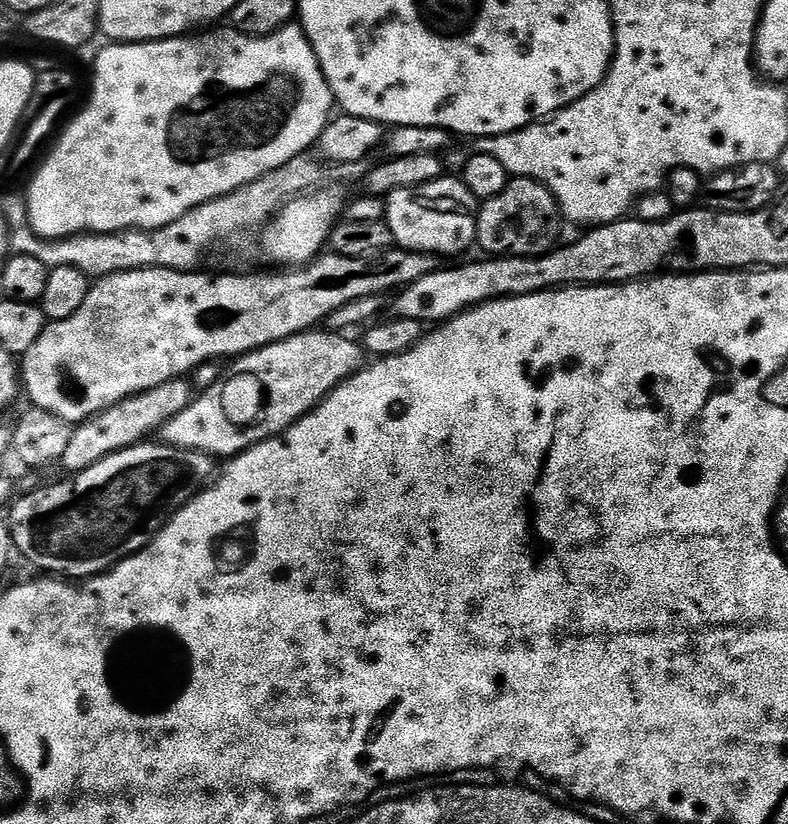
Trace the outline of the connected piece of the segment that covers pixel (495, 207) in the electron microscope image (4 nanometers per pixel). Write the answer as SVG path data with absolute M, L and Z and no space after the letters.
M512 176L502 194L483 201L476 214L476 244L484 247L489 257L502 256L544 256L557 247L562 225L562 209L554 194L545 184L539 184L525 176Z

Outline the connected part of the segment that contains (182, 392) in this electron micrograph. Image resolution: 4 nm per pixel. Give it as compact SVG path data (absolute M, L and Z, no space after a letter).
M188 378L162 382L162 386L154 386L150 390L140 392L137 396L128 396L105 412L97 416L91 416L83 424L73 427L70 446L66 446L66 454L62 461L65 473L75 474L94 466L102 458L106 458L115 452L121 452L123 448L129 448L135 444L147 441L151 434L159 433L162 425L174 414L186 410L194 399L193 381Z

